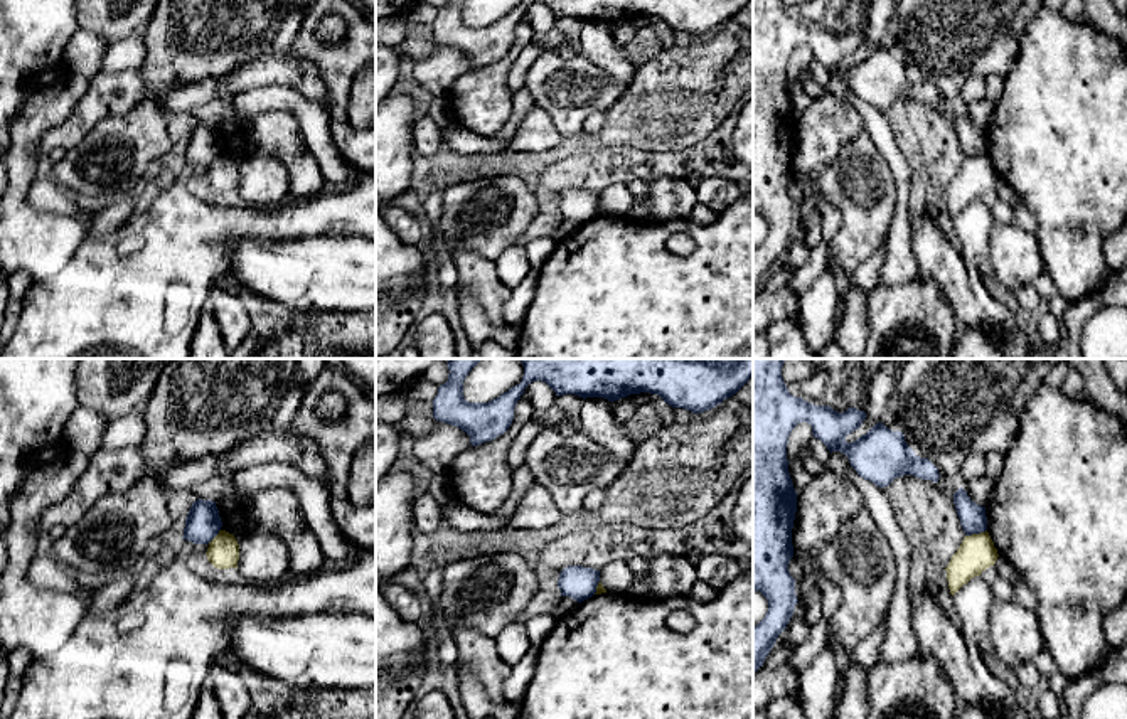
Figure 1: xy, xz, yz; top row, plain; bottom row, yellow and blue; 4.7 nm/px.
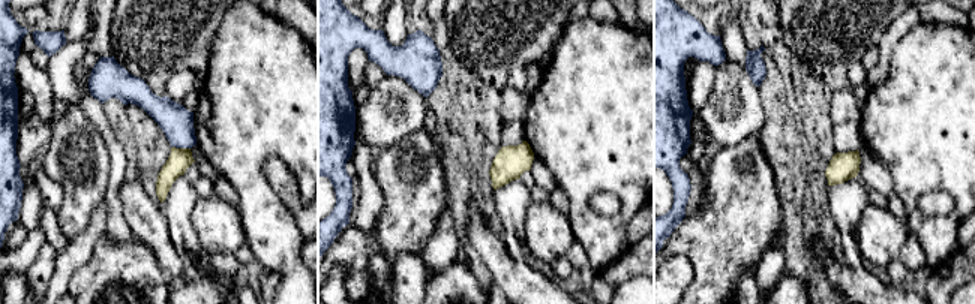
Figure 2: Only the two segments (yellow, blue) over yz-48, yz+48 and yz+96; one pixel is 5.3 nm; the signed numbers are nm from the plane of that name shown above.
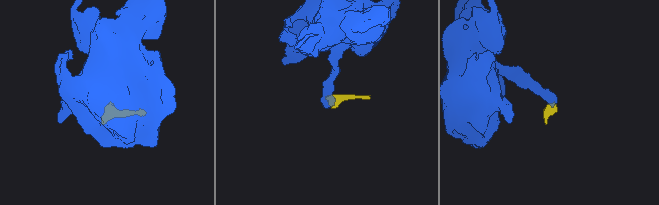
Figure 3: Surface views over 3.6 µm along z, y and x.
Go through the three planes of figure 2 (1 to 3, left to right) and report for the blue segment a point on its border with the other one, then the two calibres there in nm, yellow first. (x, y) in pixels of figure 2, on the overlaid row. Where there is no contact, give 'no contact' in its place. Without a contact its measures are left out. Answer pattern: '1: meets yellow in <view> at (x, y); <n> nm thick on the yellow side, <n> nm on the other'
1: meets yellow in yz-48 at (182, 149); 120 nm thick on the yellow side, 180 nm on the other
2: no contact
3: no contact

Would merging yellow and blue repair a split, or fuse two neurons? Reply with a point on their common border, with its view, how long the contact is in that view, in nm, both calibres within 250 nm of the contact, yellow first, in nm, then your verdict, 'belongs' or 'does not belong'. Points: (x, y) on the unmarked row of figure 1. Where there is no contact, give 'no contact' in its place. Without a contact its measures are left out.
meets yellow in yz at (976, 157); contact 110 nm long; 170 nm thick on the yellow side, 130 nm on the other; does not belong

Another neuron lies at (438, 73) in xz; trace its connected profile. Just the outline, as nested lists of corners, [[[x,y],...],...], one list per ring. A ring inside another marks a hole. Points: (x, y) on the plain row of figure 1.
[[[436,44],[436,49],[430,57],[414,64],[413,74],[433,98],[438,98],[446,96],[457,79],[468,71],[472,71],[472,66],[465,54]]]

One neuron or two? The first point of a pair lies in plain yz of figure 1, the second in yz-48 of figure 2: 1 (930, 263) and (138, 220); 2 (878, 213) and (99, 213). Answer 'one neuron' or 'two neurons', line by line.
1: one neuron
2: two neurons

